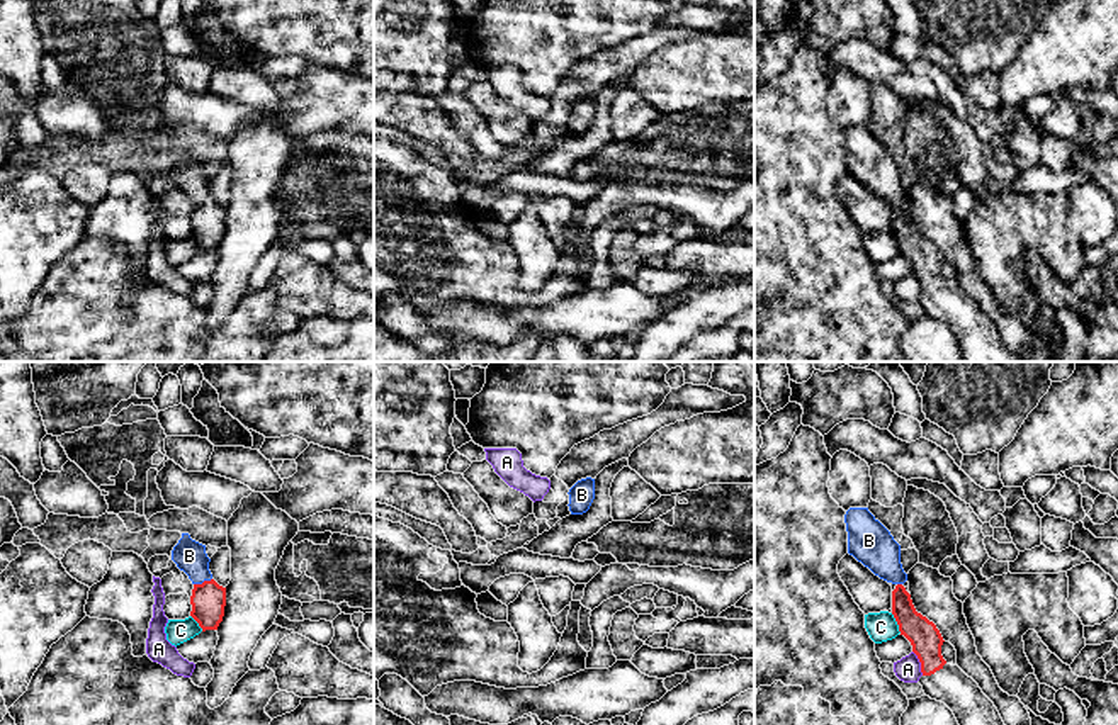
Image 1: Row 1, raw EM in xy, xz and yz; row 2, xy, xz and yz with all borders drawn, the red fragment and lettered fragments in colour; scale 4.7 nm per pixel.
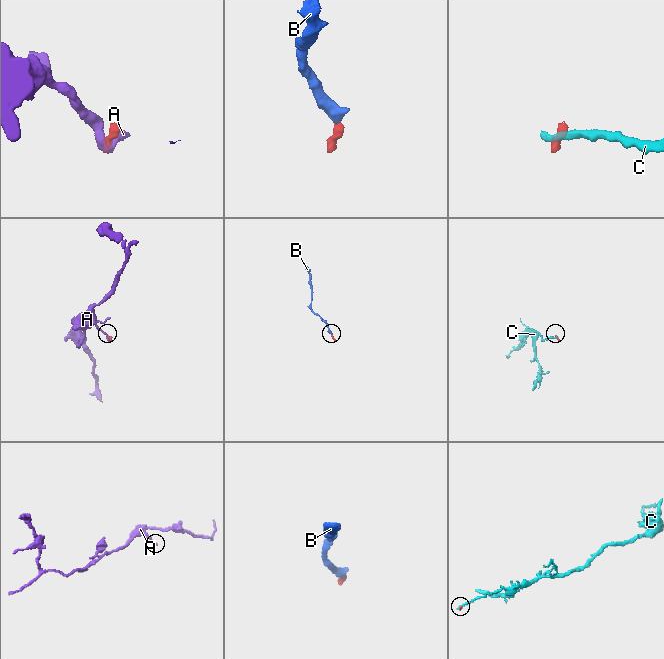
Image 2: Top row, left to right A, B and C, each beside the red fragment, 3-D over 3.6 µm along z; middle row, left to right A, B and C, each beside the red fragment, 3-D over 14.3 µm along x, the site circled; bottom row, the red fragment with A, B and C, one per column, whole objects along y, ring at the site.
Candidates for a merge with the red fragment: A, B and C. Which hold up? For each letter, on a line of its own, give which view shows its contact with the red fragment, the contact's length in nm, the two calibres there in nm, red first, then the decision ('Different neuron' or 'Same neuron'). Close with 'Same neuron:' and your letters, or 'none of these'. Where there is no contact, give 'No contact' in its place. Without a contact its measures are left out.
A: Touches red in yz. Shared border 130 nm. Thickness 150 nm (red) against 120 nm. Different neuron
B: Touches red in xy. Shared border 90 nm. Thickness 170 nm (red) against 150 nm. Same neuron
C: Touches red in yz. Shared border 110 nm. Thickness 150 nm (red) against 140 nm. Different neuron
Same neuron: B

